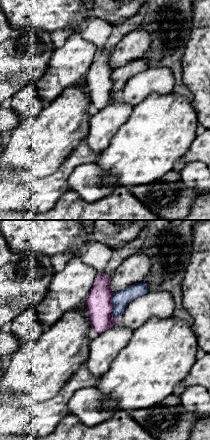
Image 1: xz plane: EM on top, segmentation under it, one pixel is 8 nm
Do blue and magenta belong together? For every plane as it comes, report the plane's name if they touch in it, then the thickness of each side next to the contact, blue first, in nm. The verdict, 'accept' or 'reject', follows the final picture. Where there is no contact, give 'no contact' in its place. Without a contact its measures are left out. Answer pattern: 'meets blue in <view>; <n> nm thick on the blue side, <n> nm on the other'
meets blue in xz; 140 nm thick on the blue side, 200 nm on the other

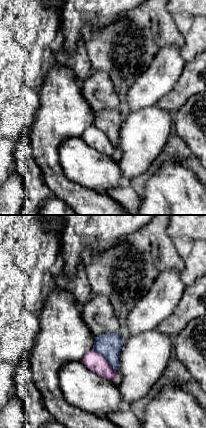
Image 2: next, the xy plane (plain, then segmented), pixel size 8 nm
meets blue in xy; 200 nm thick on the blue side, 160 nm on the other

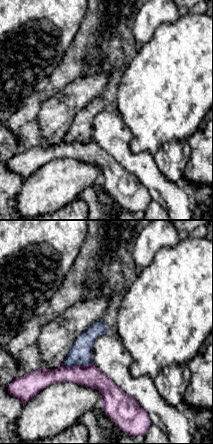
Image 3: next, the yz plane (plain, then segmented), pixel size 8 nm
meets blue in yz; 180 nm thick on the blue side, 180 nm on the other

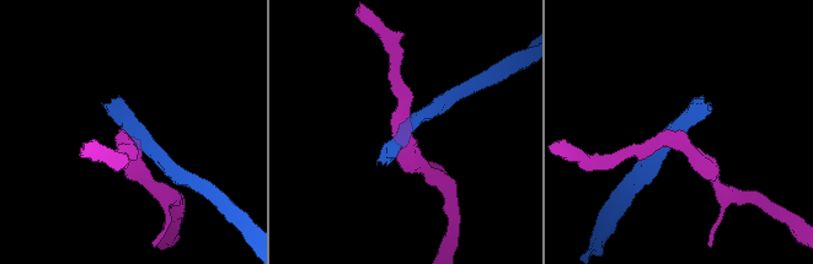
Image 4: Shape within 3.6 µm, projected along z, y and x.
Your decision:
reject

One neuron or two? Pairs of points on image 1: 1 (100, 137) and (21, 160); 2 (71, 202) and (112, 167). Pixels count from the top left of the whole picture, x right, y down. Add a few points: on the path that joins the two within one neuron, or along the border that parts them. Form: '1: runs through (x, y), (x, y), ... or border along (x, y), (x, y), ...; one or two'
1: border along (92, 116), (89, 122), (89, 132), (85, 136); two
2: border along (69, 189), (87, 201), (97, 201), (103, 198); two

